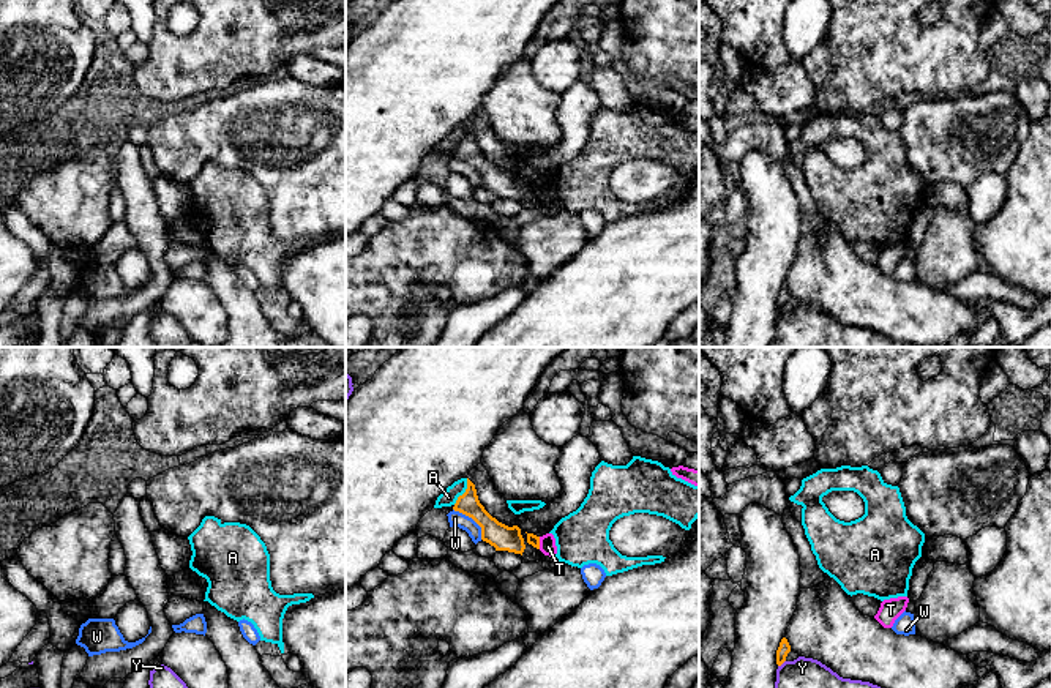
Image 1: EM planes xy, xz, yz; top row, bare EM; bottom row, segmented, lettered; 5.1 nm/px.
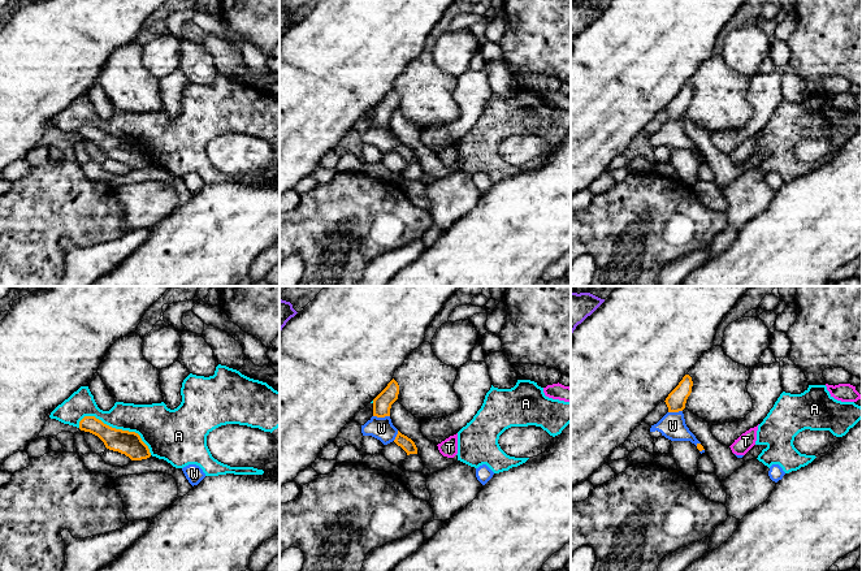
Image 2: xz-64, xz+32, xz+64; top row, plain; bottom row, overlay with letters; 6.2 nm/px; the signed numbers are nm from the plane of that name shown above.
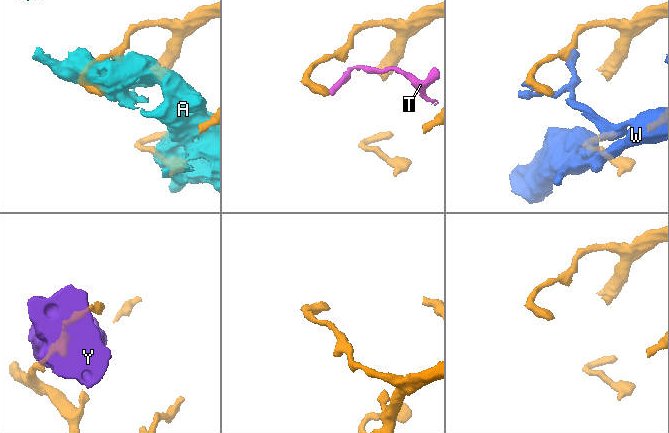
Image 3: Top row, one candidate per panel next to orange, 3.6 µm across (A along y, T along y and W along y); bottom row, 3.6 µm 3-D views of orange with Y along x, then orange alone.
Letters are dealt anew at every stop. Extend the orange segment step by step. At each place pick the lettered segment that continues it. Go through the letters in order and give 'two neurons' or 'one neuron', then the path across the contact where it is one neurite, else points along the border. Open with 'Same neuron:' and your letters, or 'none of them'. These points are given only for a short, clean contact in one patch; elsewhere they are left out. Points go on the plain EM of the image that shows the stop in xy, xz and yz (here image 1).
Same neuron: none of them
A: two neurons
T: two neurons; border along xz (538, 183), (540, 194)
W: two neurons
Y: two neurons

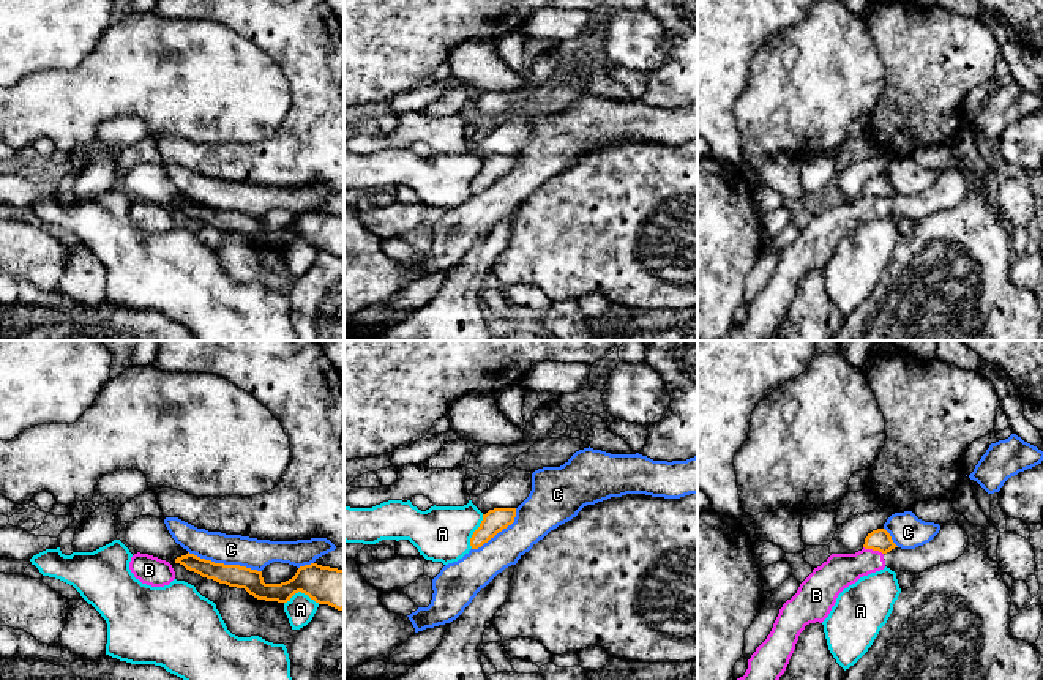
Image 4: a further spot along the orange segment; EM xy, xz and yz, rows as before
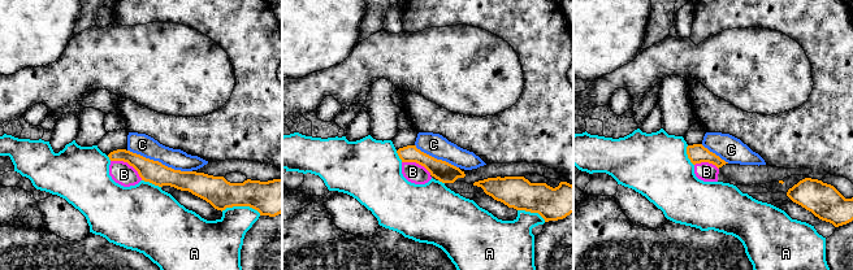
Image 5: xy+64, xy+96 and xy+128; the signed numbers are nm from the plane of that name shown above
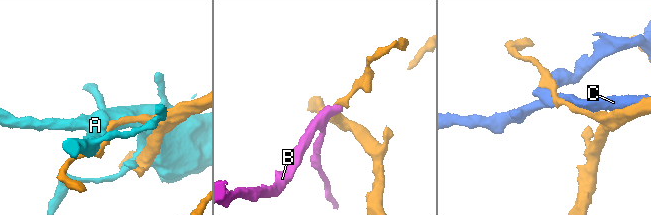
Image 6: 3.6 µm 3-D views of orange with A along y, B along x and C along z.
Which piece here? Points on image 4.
Same neuron: none of them
A: two neurons
B: two neurons; border along yz (863, 193), (882, 201)
C: two neurons

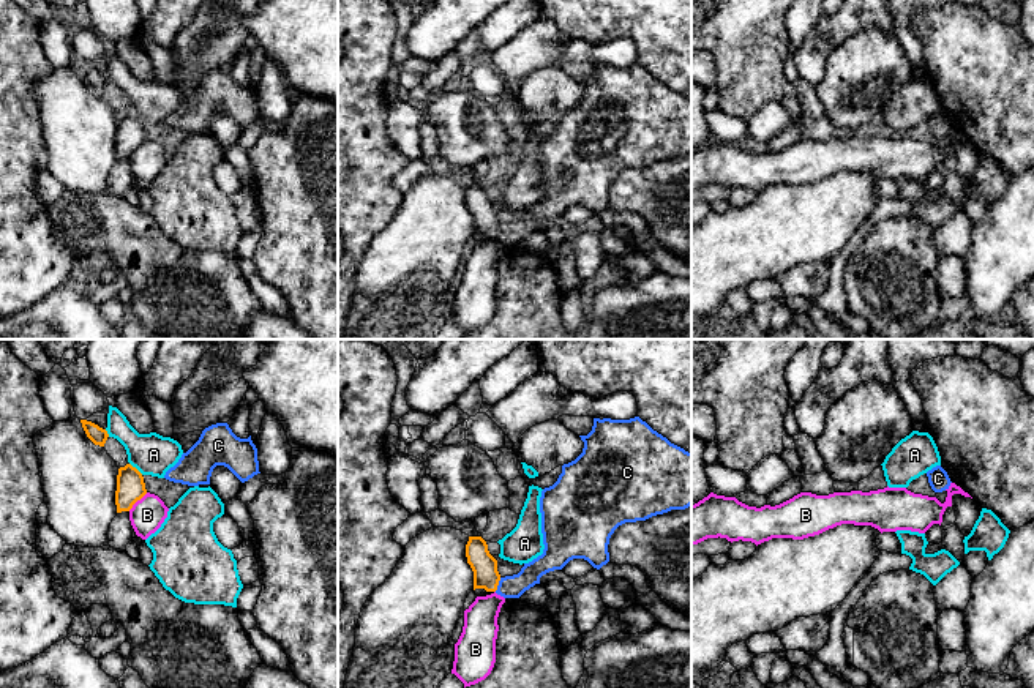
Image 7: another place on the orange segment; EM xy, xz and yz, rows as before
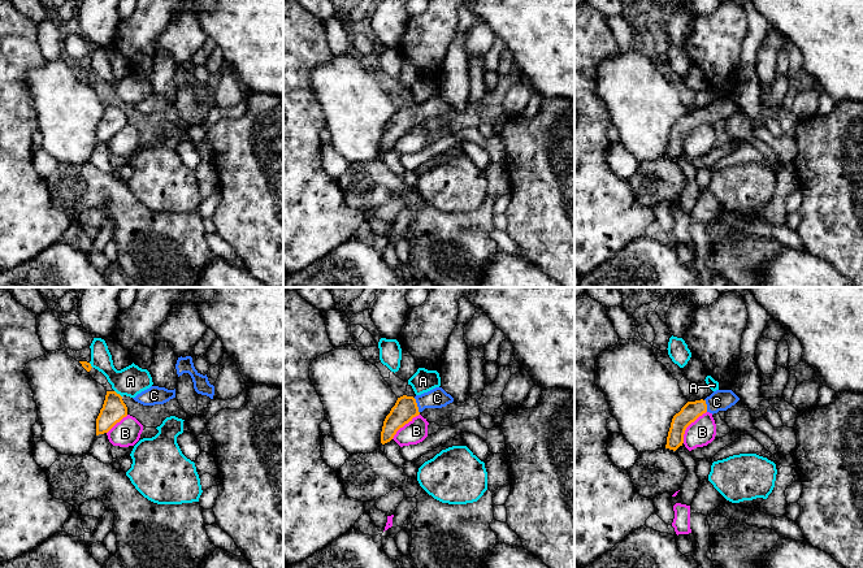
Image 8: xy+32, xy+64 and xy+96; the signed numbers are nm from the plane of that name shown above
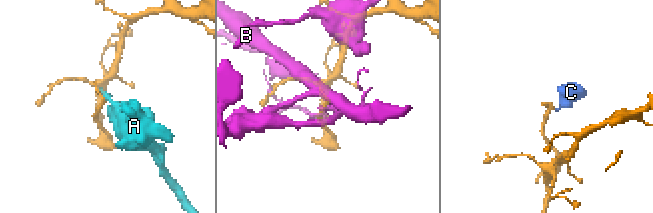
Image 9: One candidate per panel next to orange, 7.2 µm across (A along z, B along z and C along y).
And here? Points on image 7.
Same neuron: C
A: two neurons
B: two neurons
C: one neuron; runs through xz (483, 212), (485, 218), (498, 231), (513, 232)

